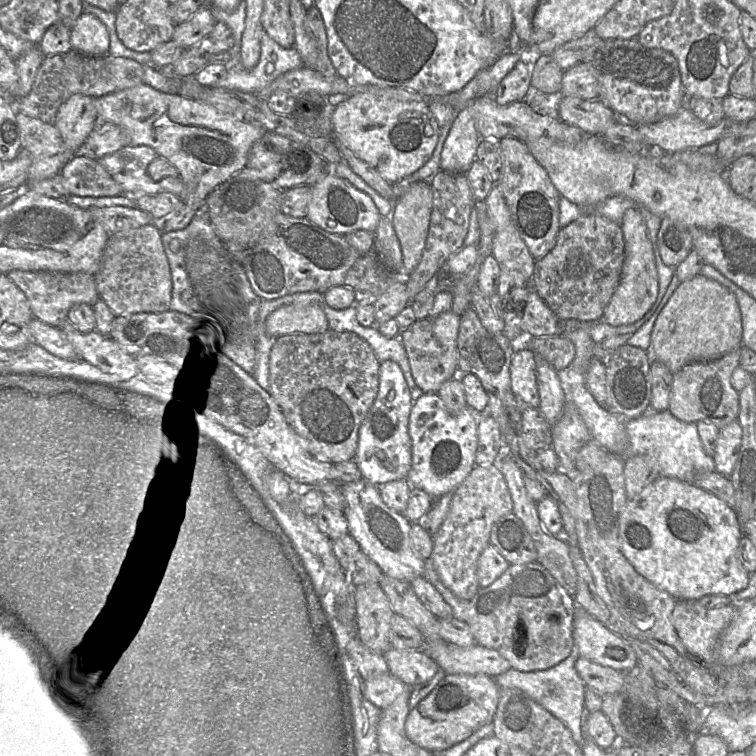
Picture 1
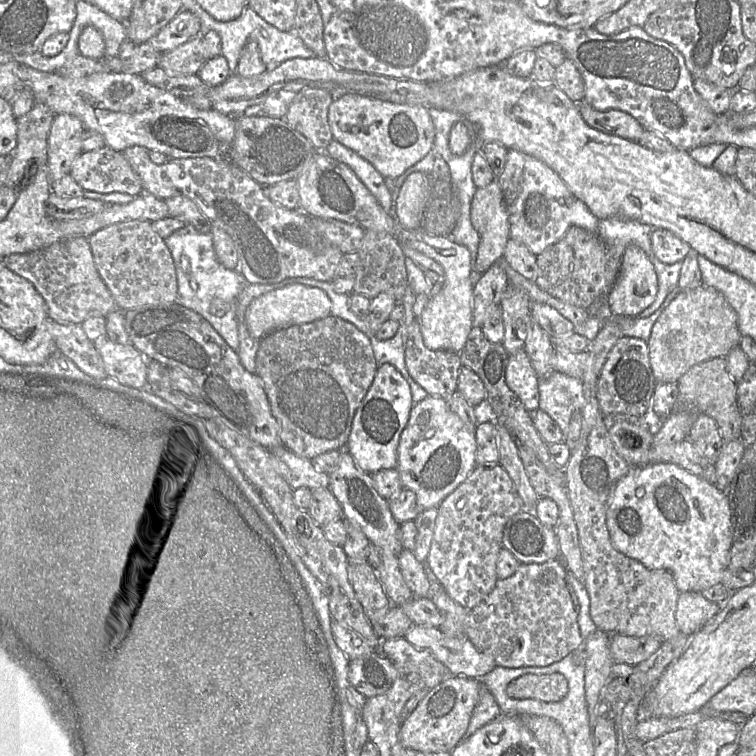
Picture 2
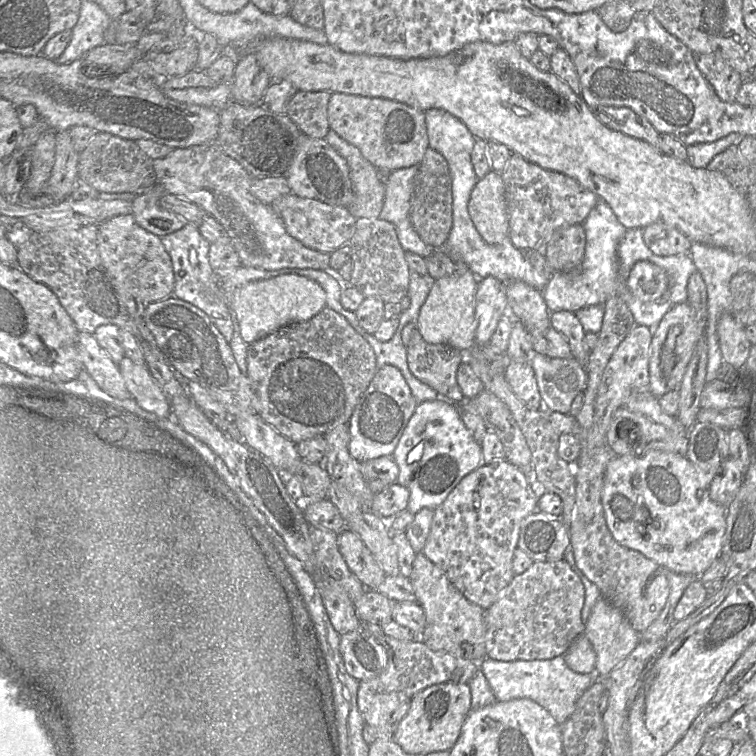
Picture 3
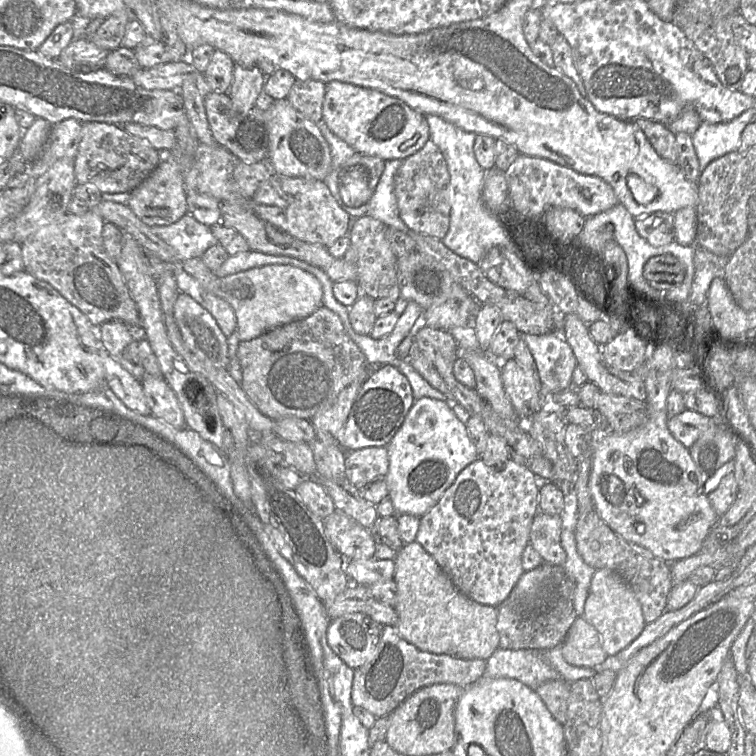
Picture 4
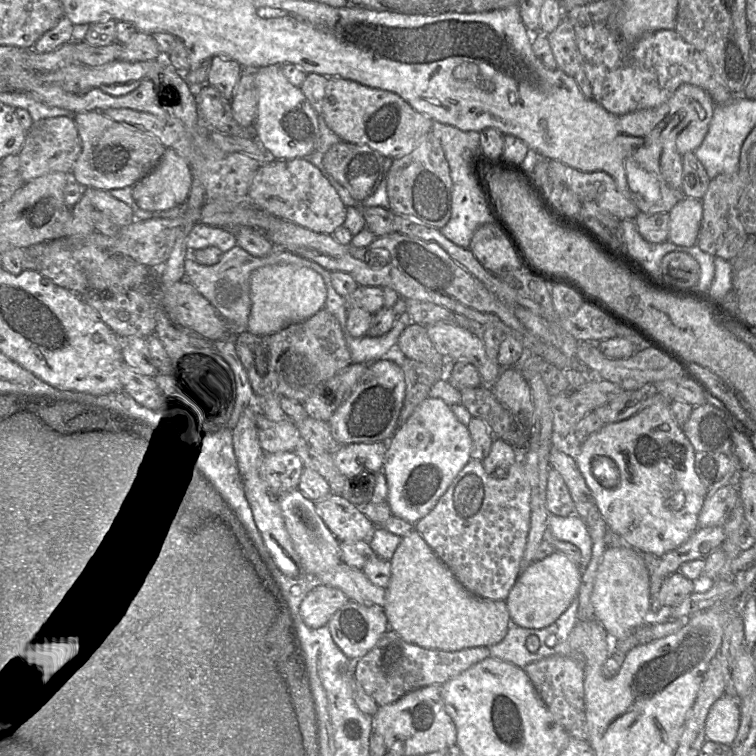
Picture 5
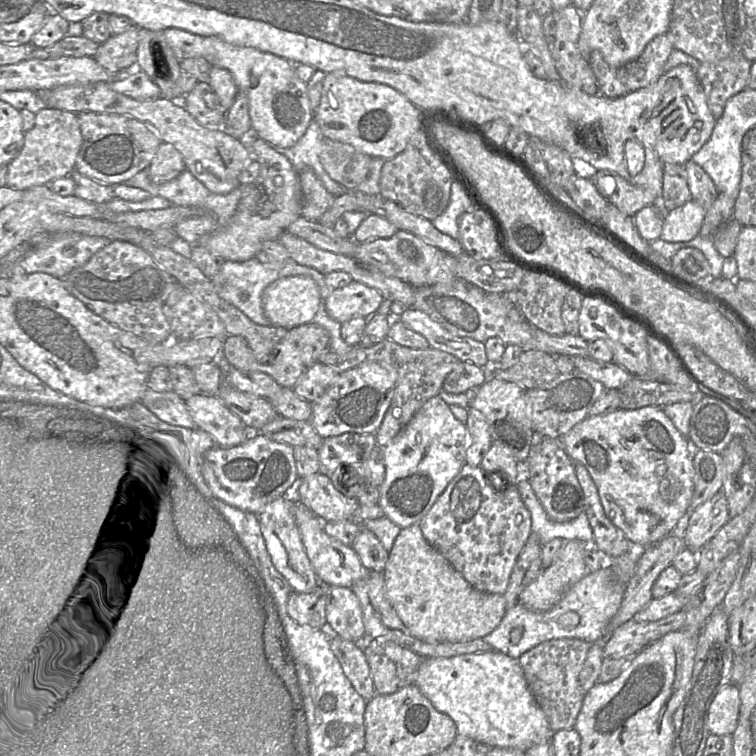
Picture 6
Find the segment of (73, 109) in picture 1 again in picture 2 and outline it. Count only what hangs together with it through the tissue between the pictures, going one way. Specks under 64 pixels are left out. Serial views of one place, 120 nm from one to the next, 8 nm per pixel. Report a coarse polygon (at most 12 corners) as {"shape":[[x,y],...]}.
{"shape":[[55,115],[47,137],[50,188],[83,152],[85,126]]}

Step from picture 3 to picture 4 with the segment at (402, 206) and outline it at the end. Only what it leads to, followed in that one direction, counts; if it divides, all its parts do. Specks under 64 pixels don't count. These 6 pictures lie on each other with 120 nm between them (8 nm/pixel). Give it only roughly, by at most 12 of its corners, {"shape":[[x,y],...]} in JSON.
{"shape":[[404,159],[387,160],[367,215],[402,232],[395,175]]}

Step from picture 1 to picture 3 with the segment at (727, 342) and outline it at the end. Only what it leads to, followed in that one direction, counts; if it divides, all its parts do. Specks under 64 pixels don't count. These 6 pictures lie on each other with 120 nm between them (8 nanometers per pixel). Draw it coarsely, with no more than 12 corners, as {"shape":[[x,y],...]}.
{"shape":[[688,302],[661,319],[649,347],[649,390],[679,388],[703,332]]}

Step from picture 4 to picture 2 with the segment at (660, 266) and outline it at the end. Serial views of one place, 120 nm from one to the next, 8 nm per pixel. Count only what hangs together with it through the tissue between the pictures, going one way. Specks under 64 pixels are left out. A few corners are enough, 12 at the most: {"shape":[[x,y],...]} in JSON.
{"shape":[[629,245],[607,302],[635,317],[658,293],[645,252]]}

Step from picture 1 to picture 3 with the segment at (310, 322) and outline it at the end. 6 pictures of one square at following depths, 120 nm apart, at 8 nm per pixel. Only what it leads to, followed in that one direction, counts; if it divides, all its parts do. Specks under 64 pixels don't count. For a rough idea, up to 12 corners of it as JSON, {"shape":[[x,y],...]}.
{"shape":[[296,274],[252,281],[229,296],[251,345],[326,306]]}

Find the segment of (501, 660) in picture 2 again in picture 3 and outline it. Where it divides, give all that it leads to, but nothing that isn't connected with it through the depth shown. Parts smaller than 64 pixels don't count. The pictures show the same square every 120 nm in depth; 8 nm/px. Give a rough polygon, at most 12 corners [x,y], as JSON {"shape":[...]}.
{"shape":[[565,560],[534,561],[485,610],[498,661],[564,655],[585,632]]}

